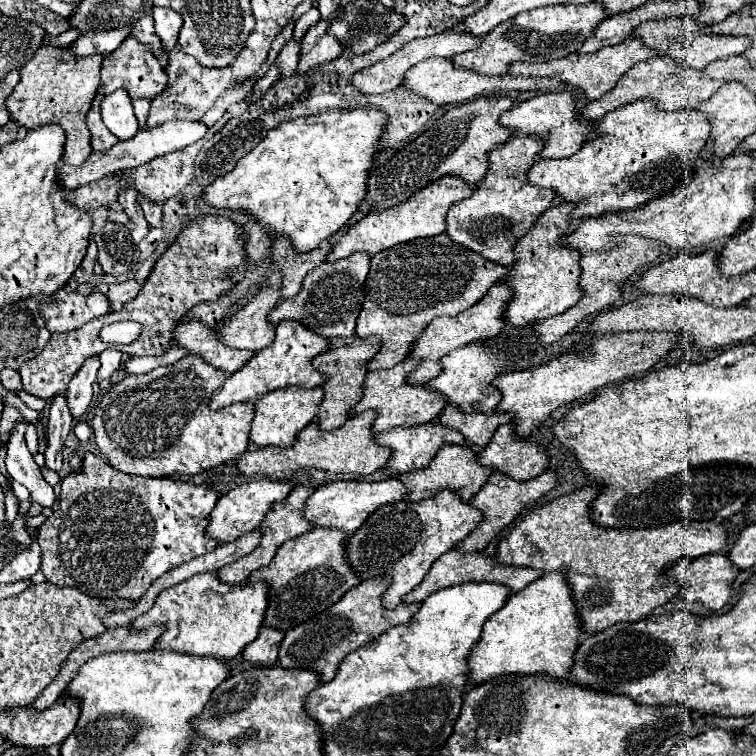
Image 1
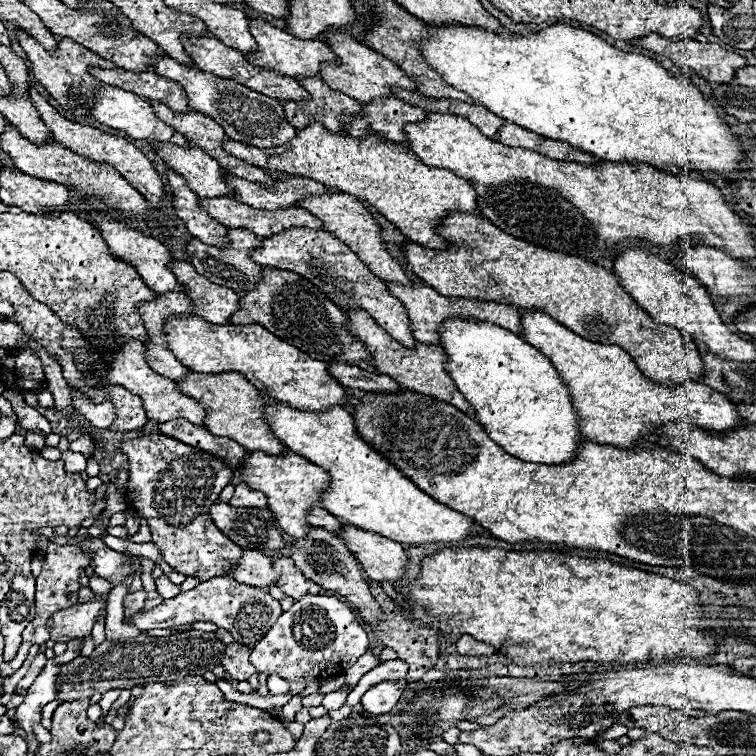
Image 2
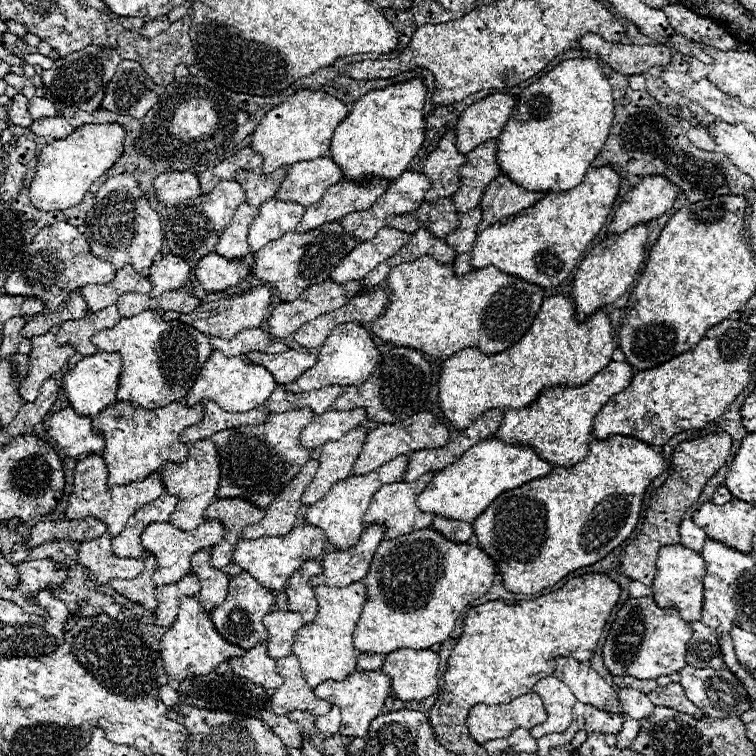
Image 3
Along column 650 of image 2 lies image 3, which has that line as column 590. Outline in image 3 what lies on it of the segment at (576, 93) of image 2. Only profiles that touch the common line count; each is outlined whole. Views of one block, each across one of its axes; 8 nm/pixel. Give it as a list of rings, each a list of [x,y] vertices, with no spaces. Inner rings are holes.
[[[572,58],[560,62],[546,76],[530,84],[516,100],[516,106],[502,128],[498,140],[498,166],[504,176],[508,176],[518,186],[530,192],[564,192],[576,188],[592,160],[604,148],[604,142],[610,134],[614,118],[614,96],[610,82],[602,76],[598,64],[590,58]]]

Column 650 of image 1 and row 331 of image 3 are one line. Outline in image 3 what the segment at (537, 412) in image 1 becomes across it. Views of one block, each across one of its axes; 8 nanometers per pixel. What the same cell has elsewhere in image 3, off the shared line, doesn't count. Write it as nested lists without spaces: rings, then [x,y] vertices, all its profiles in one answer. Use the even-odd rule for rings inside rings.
[[[356,322],[340,324],[340,326],[336,326],[332,330],[332,334],[326,338],[324,346],[320,348],[316,366],[306,370],[294,382],[286,384],[284,390],[292,390],[294,394],[302,394],[302,392],[308,392],[308,390],[320,390],[324,386],[334,386],[334,384],[338,384],[338,386],[360,384],[370,376],[370,372],[374,370],[378,358],[380,358],[380,352],[376,348],[376,344],[372,342],[372,338],[370,338],[366,328],[362,328]]]

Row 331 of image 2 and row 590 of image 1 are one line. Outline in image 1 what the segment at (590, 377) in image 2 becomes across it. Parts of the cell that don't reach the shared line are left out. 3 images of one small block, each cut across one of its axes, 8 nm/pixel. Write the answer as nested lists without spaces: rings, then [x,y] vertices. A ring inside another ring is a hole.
[[[560,572],[544,574],[524,590],[512,594],[506,604],[484,622],[480,640],[466,658],[468,688],[508,674],[546,676],[550,680],[568,674],[574,648],[584,632],[576,618],[576,606],[572,606],[570,586],[564,582],[566,578]]]

